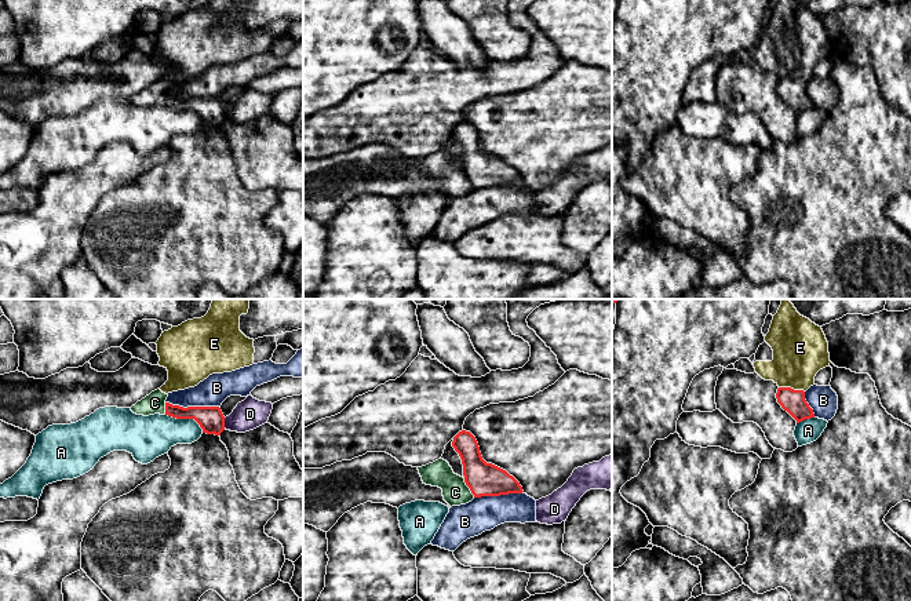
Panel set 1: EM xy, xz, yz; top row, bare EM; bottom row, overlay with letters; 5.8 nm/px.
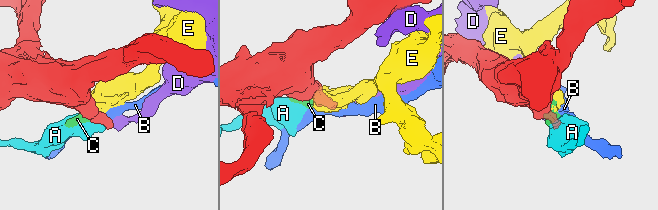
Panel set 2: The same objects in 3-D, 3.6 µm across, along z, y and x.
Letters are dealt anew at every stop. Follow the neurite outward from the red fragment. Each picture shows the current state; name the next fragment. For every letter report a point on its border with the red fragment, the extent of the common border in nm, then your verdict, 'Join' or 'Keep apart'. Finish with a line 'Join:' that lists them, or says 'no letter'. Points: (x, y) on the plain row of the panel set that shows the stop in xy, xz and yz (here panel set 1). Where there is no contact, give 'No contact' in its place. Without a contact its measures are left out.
A: Touches red at xy (185, 109). Shared border 260 nm. Keep apart
B: Touches red at xy (192, 98). Shared border 320 nm. Keep apart
C: Touches red at xz (469, 178). Shared border 130 nm. Keep apart
D: Touches red at xy (223, 115). Shared border 60 nm. Keep apart
E: Touches red at yz (790, 79). Shared border 160 nm. Keep apart
Join: no letter

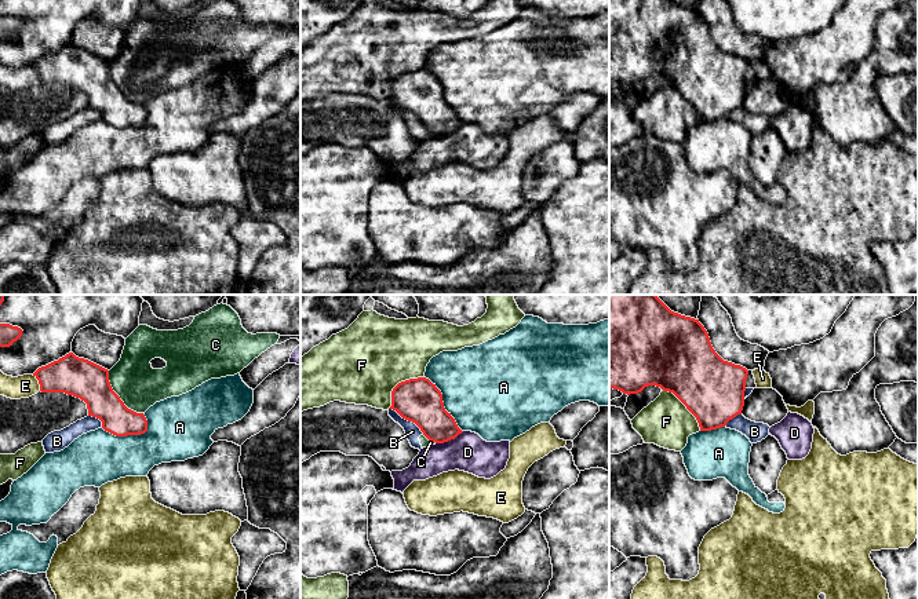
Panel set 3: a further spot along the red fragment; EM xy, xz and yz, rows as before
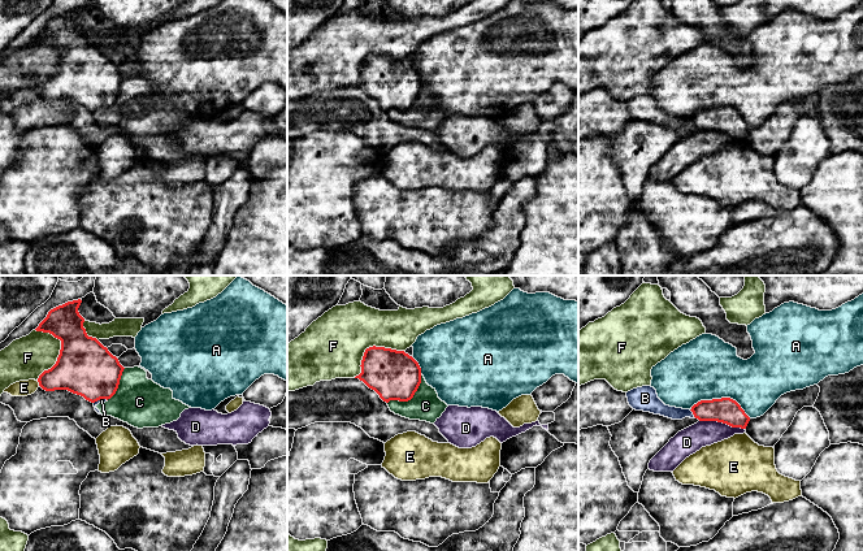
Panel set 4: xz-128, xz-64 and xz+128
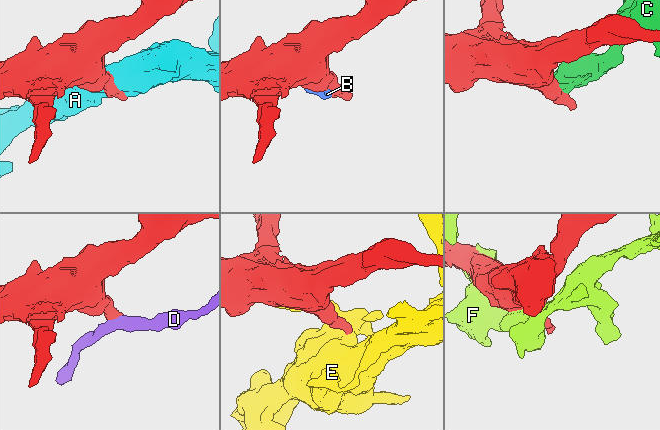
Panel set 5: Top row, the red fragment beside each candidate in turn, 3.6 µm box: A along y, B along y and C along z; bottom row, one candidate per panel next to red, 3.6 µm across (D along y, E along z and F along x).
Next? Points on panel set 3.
A: Touches red at xy (128, 125). Shared border 280 nm. Keep apart
B: Touches red at xz (407, 110). Shared border 260 nm. Keep apart
C: Touches red at xy (119, 88). Shared border 320 nm. Keep apart
D: Touches red at xz (450, 131). Shared border 180 nm. Keep apart
E: Touches red at xy (39, 75). Shared border 110 nm. Keep apart
F: Touches red at xz (399, 75). Shared border 280 nm. Keep apart
Join: no letter

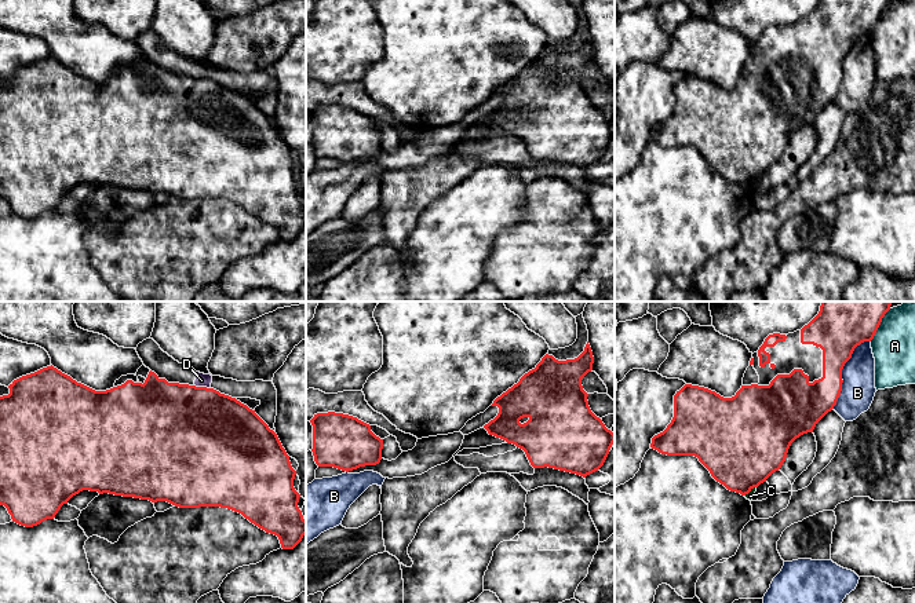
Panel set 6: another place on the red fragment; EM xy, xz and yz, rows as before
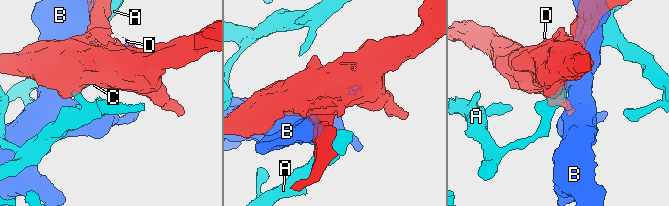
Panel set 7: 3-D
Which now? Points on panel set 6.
A: Touches red at yz (879, 15). Shared border 220 nm. Keep apart
B: Touches red at yz (841, 64). Shared border 460 nm. Keep apart
C: Touches red at yz (750, 182). Shared border 90 nm. Join
D: Touches red at xy (203, 79). Shared border 100 nm. Keep apart
Join: C

